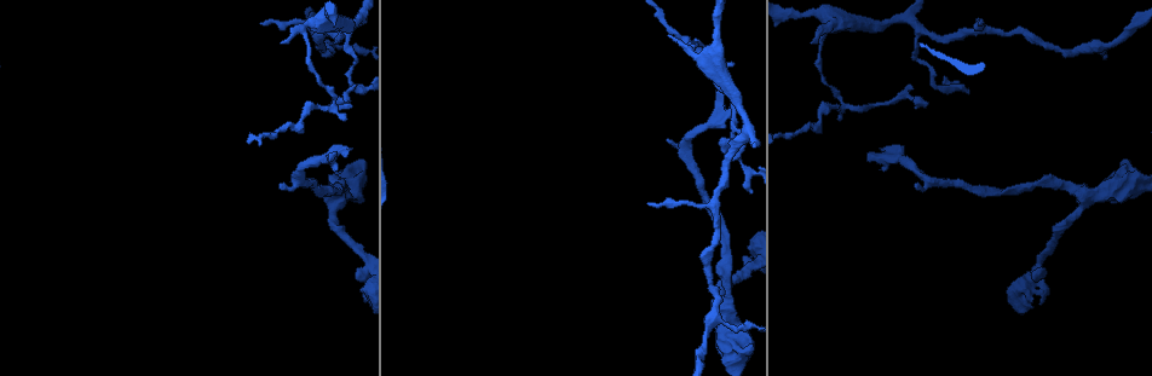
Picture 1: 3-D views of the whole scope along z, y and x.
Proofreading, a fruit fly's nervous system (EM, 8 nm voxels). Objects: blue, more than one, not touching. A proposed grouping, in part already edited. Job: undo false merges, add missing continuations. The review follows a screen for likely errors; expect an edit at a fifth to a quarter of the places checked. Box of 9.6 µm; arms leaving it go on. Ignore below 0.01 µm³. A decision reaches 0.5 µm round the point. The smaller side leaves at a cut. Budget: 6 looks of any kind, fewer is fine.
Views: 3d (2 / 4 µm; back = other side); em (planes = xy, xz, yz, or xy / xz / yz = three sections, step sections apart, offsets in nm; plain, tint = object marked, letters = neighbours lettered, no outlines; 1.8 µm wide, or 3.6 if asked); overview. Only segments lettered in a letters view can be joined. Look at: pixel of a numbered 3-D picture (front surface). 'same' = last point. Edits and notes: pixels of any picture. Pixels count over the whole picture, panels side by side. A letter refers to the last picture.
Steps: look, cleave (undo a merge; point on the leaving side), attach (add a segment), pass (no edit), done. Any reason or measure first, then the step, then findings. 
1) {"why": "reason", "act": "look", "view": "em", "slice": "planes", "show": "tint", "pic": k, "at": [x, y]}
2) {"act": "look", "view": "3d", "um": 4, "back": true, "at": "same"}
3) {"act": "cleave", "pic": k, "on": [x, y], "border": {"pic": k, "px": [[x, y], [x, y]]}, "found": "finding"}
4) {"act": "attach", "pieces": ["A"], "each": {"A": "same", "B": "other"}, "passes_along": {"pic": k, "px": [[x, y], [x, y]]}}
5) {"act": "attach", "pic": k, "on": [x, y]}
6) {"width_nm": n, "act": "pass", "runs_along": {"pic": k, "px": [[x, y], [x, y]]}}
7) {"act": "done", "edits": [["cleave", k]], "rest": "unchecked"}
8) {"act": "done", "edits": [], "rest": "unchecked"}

{"act": "look", "view": "3d", "um": 4, "pic": 1, "at": [834, 21]}

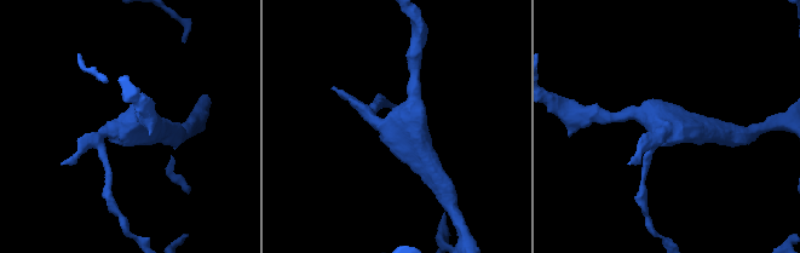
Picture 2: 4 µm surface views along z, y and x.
{"why": "now the EM", "act": "look", "view": "em", "slice": "planes", "show": "tint", "pic": 2, "at": [670, 125]}

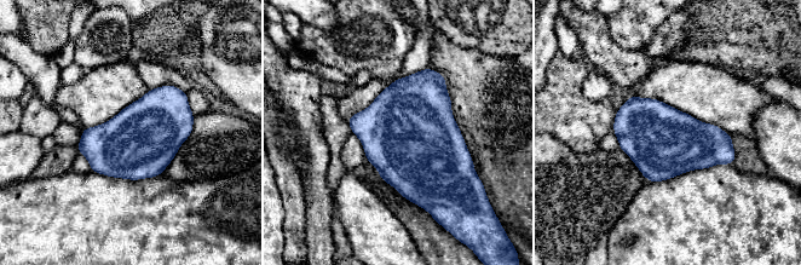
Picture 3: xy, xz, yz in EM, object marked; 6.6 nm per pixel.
{"why": "see the neighbours", "act": "look", "view": "em", "slice": "planes", "show": "letters", "at": "same"}

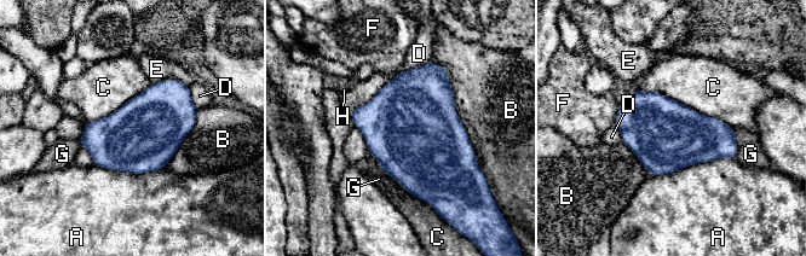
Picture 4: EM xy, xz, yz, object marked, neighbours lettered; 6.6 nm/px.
{"act": "pass", "each": {"A": "other", "B": "other", "C": "other", "D": "other", "E": "other", "F": "other", "G": "other", "H": "other"}, "border": {"pic": 4, "px": [[632, 87], [660, 92], [735, 128]]}, "found": "one neuron here"}

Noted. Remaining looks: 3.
{"why": "three arms meet", "act": "look", "view": "3d", "um": 2, "pic": 1, "at": [845, 103]}

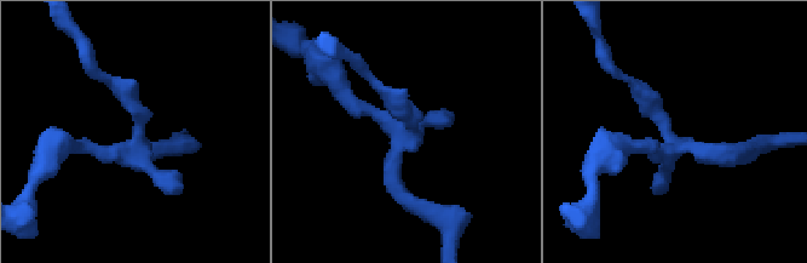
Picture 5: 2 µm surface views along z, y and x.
{"arms": 3, "act": "look", "view": "em", "slice": "planes", "show": "tint", "pic": 5, "at": [410, 132]}

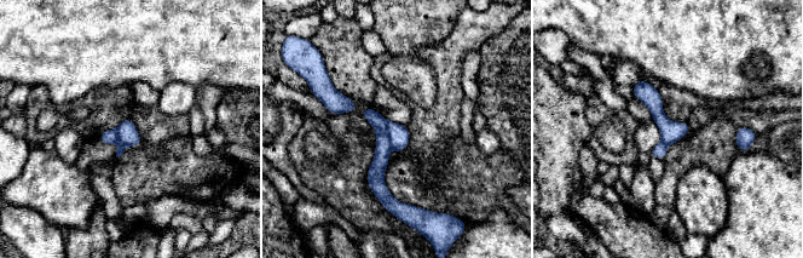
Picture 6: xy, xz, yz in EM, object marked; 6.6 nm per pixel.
{"why": "see the neighbours", "act": "look", "view": "em", "slice": "planes", "show": "letters", "at": "same"}

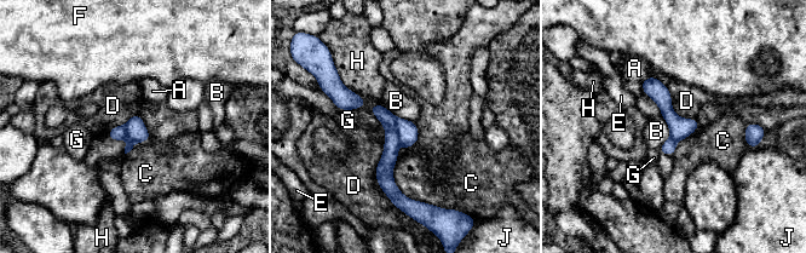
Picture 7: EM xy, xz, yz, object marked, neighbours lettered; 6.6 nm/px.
{"longest_contact_nm": ["D", 460], "act": "cleave", "pic": 7, "on": [389, 157], "each": {"A": "other", "B": "other", "C": "other", "D": "other", "E": "other", "F": "other", "G": "other", "H": "other", "J": "other"}, "part_leaving": {"pic": 7, "px": [[376, 108], [390, 126], [387, 185], [406, 200]]}, "found": "two neurons meet here"}

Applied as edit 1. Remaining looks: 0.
{"act": "done", "edits": [["cleave", 7]], "rest": "unchecked"}

